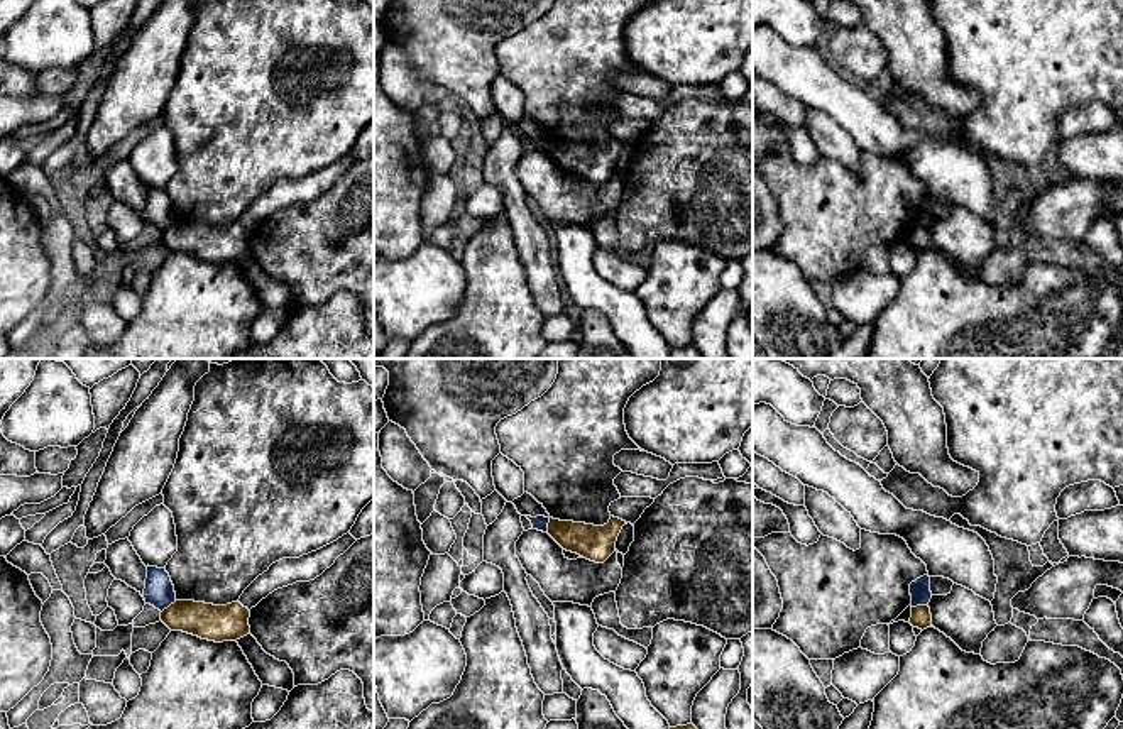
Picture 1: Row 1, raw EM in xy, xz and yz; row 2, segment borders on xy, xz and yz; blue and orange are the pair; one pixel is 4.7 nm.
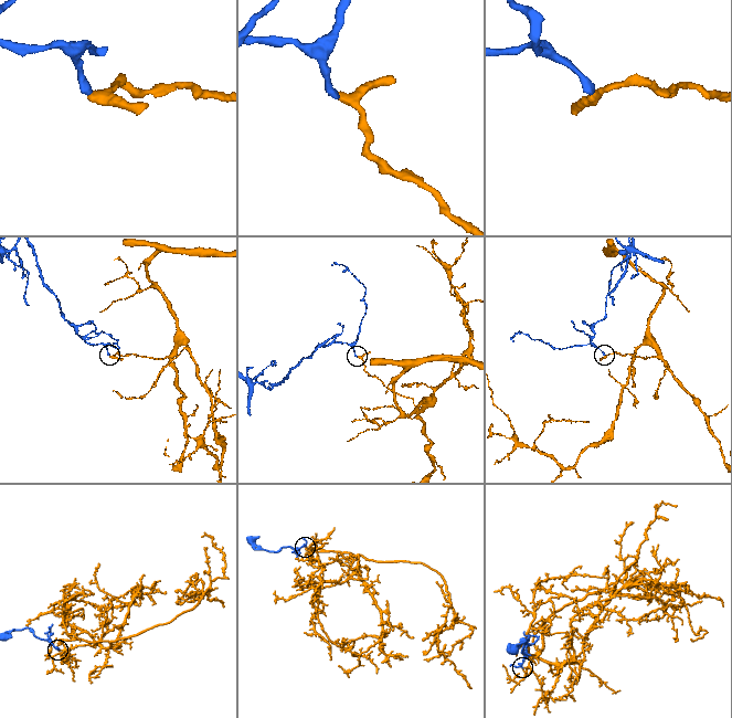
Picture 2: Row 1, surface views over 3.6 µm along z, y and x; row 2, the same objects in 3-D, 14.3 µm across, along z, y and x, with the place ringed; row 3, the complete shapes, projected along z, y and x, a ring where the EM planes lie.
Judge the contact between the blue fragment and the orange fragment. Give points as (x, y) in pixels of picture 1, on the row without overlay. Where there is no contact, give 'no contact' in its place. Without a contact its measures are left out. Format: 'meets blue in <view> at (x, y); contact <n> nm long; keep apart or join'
meets blue in yz at (919, 225); contact 80 nm long; keep apart

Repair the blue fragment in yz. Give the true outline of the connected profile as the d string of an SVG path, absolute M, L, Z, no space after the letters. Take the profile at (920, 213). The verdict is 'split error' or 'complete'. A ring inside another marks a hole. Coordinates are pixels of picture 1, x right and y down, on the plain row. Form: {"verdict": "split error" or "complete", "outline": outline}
{"verdict": "complete", "outline": "M923 196L910 205L912 228L929 227L932 220L930 198Z"}

